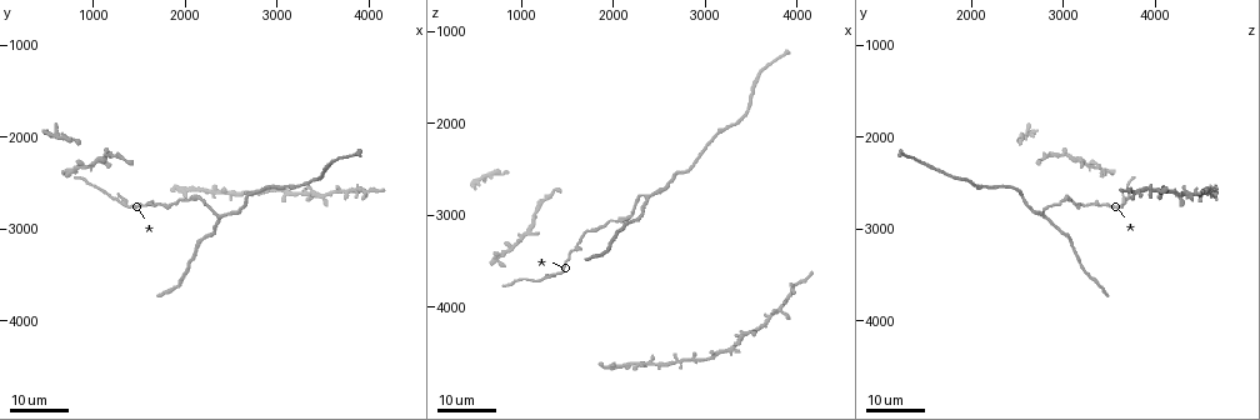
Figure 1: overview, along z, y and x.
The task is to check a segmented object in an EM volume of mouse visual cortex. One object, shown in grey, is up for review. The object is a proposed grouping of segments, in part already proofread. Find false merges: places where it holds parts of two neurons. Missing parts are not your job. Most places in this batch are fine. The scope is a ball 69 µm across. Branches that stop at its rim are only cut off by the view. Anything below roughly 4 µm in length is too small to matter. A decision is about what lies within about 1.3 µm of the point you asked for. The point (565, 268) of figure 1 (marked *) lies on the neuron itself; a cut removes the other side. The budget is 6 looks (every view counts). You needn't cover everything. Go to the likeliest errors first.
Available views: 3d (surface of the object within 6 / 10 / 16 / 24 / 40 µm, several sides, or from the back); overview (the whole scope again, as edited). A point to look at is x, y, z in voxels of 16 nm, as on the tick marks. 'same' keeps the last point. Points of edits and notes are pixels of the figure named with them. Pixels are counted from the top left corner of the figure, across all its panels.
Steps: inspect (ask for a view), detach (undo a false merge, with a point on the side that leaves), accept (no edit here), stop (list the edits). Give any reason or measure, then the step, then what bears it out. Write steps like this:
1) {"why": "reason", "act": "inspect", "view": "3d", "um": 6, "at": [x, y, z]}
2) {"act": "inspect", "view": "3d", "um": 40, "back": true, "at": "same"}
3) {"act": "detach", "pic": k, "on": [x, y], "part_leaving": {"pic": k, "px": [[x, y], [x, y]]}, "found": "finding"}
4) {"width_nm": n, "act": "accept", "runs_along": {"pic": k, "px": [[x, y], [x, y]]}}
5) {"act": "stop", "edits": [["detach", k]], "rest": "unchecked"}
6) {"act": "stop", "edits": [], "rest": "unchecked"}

{"why": "a fork", "act": "inspect", "view": "3d", "um": 16, "at": [2400, 2850, 2800]}

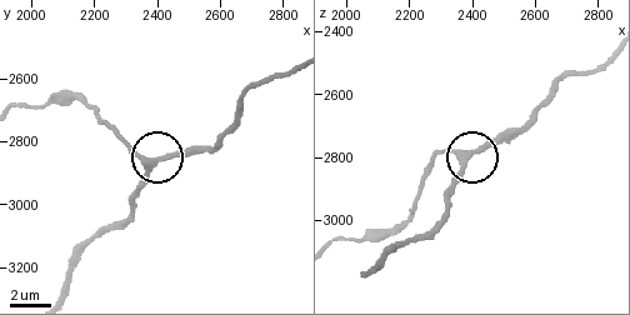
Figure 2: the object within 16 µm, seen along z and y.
{"act": "inspect", "view": "3d", "um": 10, "at": [2390, 2870, 2790]}

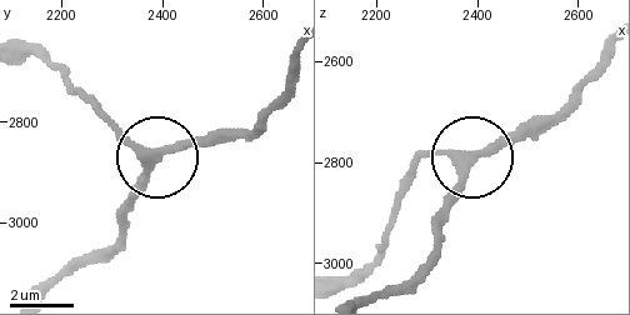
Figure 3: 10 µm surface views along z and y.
{"width_nm": 290, "act": "accept", "runs_along": {"pic": 3, "px": [[341, 289], [384, 243], [405, 178], [468, 156], [433, 216]]}, "found": "one neuron here"}

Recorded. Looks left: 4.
{"why": "arms part here", "act": "inspect", "view": "3d", "um": 16, "at": [1350, 2700, 3650]}

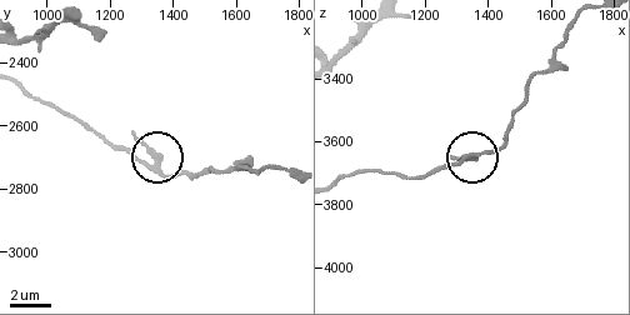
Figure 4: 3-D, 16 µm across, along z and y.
{"act": "inspect", "view": "3d", "um": 6, "at": [1350, 2700, 3650]}

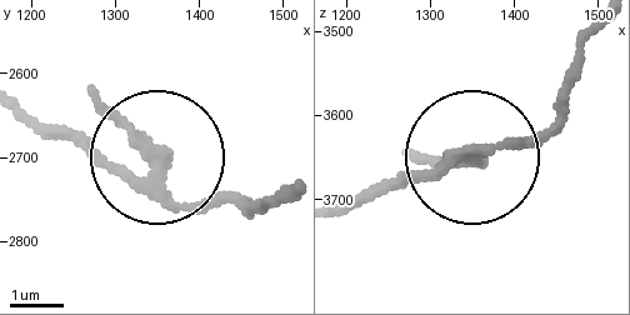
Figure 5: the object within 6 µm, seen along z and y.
{"arms": 3, "act": "accept", "runs_along": {"pic": 5, "px": [[256, 209], [194, 209], [154, 160], [114, 169], [50, 141]]}, "found": "one neuron here"}

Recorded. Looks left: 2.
{"act": "stop", "edits": [], "rest": "unchecked"}

